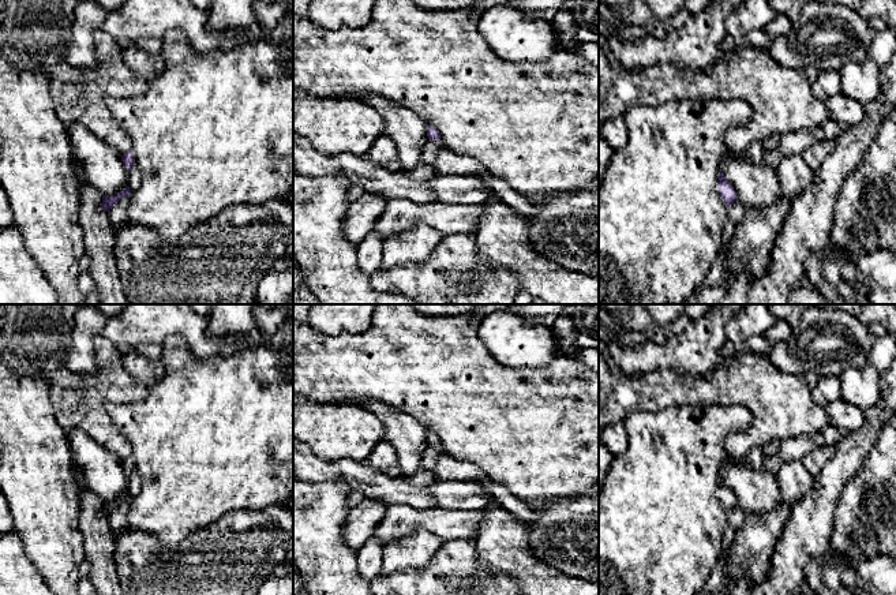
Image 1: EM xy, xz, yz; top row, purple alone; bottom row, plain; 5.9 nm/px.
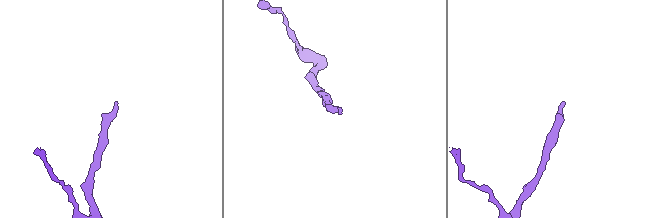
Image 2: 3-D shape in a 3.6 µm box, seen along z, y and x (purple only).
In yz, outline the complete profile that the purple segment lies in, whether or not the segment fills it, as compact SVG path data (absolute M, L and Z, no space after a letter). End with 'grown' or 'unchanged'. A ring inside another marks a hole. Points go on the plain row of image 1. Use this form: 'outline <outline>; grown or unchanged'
outline M723 476L719 478L717 495L728 513L731 513L731 510L738 505L732 490L726 484Z; unchanged

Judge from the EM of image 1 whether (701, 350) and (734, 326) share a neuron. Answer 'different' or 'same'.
different

